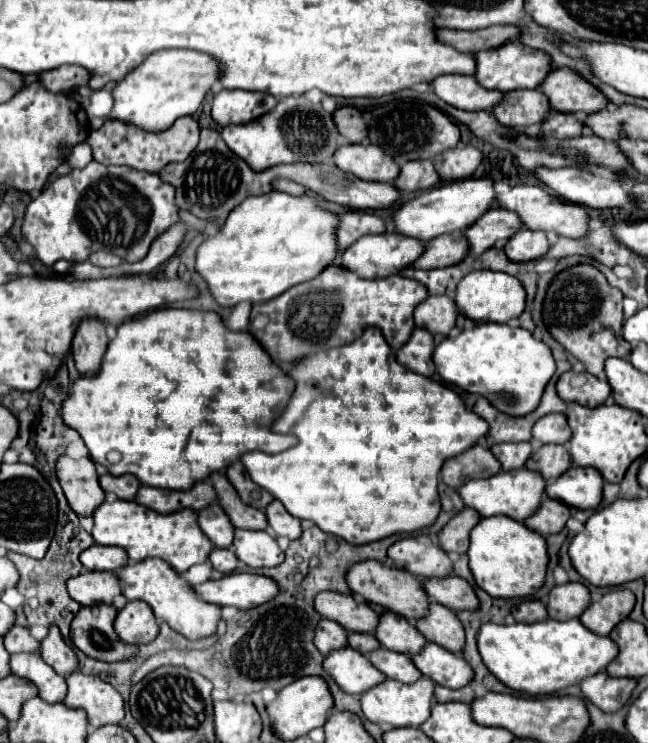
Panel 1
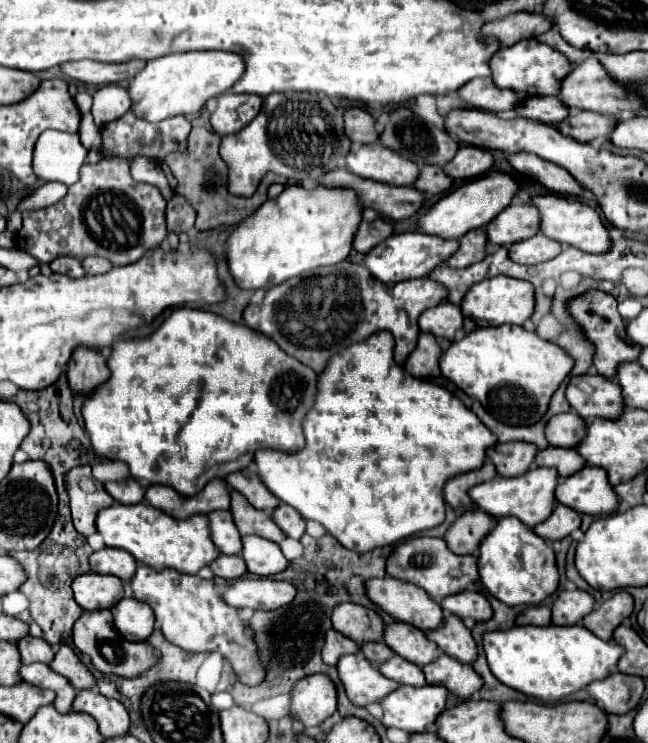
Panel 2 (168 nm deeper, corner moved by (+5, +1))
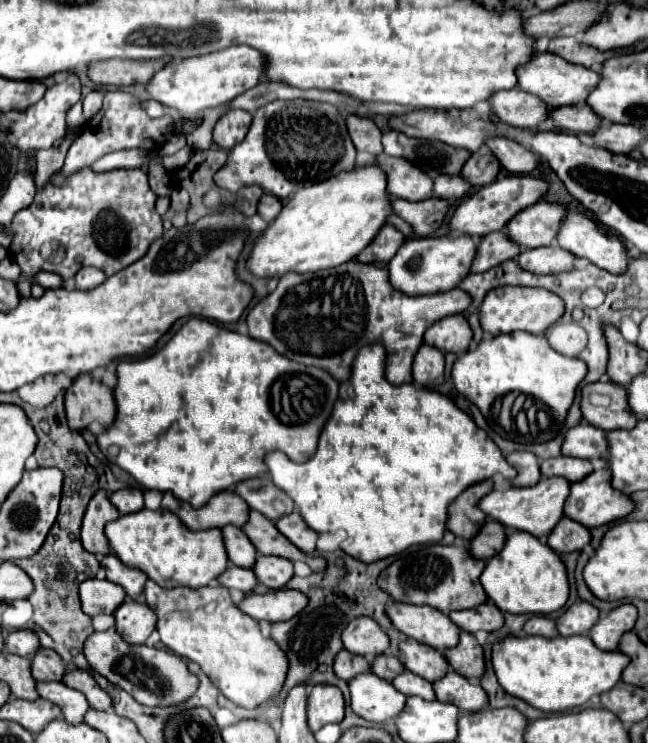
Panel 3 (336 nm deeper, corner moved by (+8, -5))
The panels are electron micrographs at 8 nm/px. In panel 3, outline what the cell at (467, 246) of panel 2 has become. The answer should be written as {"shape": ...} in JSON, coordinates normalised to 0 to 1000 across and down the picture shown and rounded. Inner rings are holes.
{"shape":[[[778,312],[750,315],[738,328],[738,342],[728,353],[728,366],[747,366],[781,350],[793,350],[802,342],[802,331],[790,326]]]}

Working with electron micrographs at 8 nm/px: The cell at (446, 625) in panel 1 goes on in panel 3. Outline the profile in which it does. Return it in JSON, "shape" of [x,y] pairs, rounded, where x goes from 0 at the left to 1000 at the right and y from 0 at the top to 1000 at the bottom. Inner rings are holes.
{"shape":[[[713,851],[710,864],[704,872],[685,878],[694,896],[716,913],[744,913],[750,894],[747,894],[747,875],[735,864],[728,853]]]}

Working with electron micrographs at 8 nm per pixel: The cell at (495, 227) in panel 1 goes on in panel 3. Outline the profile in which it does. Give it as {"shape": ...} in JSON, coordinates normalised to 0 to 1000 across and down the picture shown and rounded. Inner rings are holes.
{"shape":[[[833,269],[784,299],[784,318],[806,334],[855,328],[864,310],[864,299],[870,299],[870,291],[877,285],[880,280],[873,275]]]}

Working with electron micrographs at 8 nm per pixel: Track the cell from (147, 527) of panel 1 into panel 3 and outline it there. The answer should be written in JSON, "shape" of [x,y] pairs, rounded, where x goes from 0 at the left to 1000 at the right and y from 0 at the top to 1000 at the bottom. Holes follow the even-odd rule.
{"shape":[[[216,686],[207,692],[185,694],[164,708],[164,721],[170,727],[173,743],[204,764],[228,773],[231,781],[253,791],[290,789],[312,791],[321,789],[352,764],[352,746],[346,738],[343,713],[290,713],[272,692],[259,686]]]}

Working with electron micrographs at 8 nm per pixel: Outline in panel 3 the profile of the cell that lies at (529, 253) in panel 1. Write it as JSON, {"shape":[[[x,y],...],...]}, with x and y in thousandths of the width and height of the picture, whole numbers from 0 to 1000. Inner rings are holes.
{"shape":[[[843,331],[843,334],[821,334],[809,336],[799,345],[799,355],[821,366],[821,369],[864,369],[886,363],[889,345],[864,331]]]}

